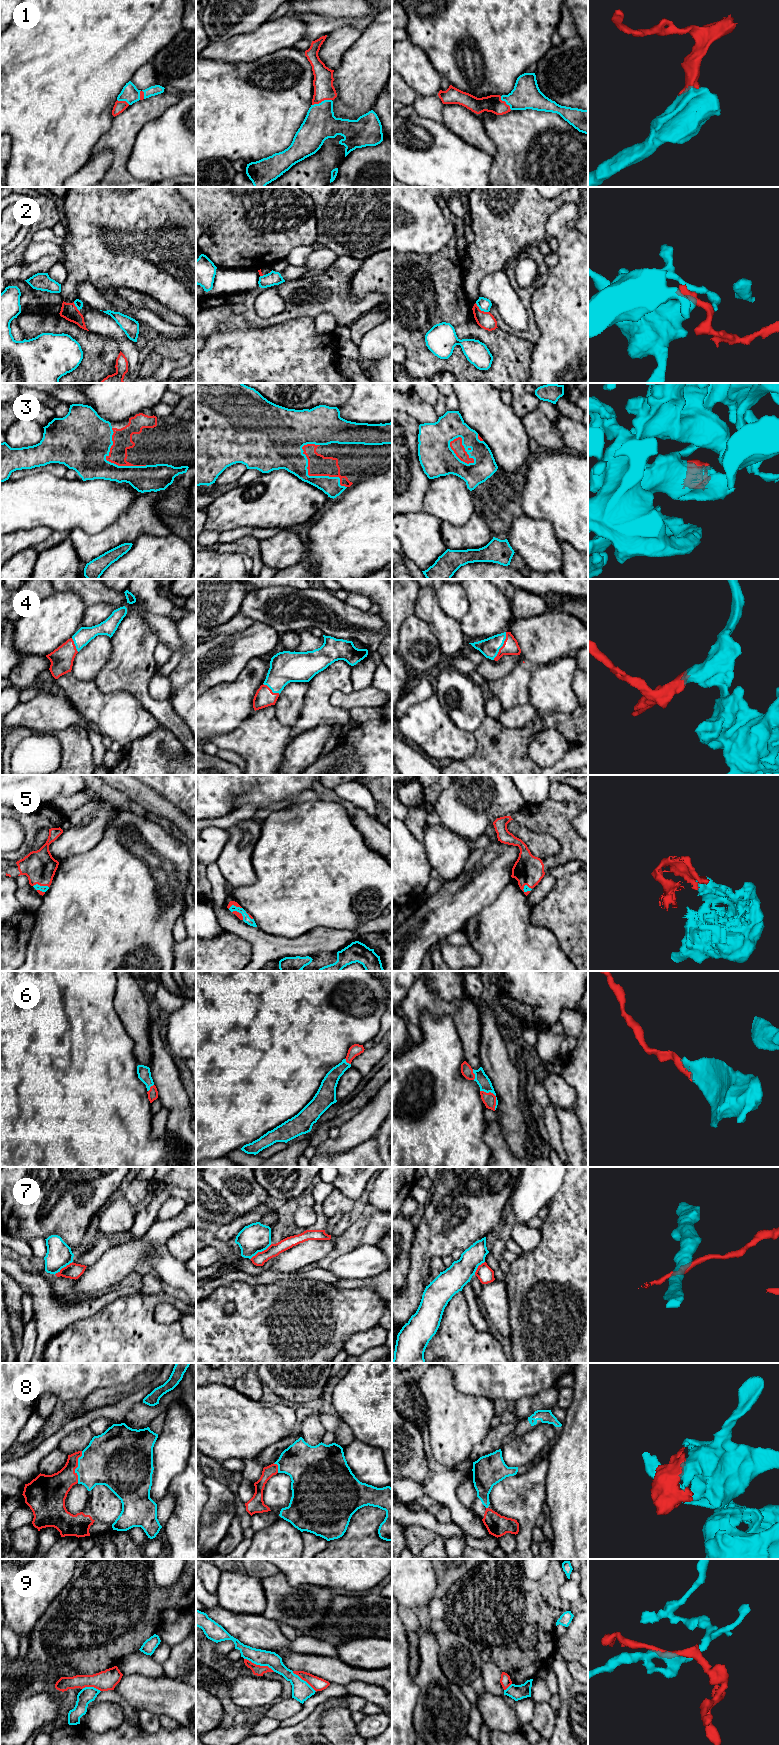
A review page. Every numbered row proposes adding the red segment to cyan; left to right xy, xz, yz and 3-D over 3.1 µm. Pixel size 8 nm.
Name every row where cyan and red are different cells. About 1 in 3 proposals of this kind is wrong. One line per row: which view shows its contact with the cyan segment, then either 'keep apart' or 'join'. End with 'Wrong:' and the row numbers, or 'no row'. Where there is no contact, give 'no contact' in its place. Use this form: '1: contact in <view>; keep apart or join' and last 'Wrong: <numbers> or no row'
1: contact in xz; join
2: contact in yz; keep apart
3: contact in xz; join
4: contact in yz; join
5: contact in xy; join
6: contact in yz; join
7: contact in xz; keep apart
8: contact in xy; join
9: contact in xz; keep apart
Wrong: 2, 7, 9

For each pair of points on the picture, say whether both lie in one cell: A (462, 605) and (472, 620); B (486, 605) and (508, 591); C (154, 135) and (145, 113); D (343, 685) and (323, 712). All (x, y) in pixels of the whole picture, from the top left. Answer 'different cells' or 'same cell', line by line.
A: different cells
B: different cells
C: different cells
D: same cell

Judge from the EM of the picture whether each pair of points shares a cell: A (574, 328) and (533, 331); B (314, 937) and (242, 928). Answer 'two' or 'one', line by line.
A: two
B: one

